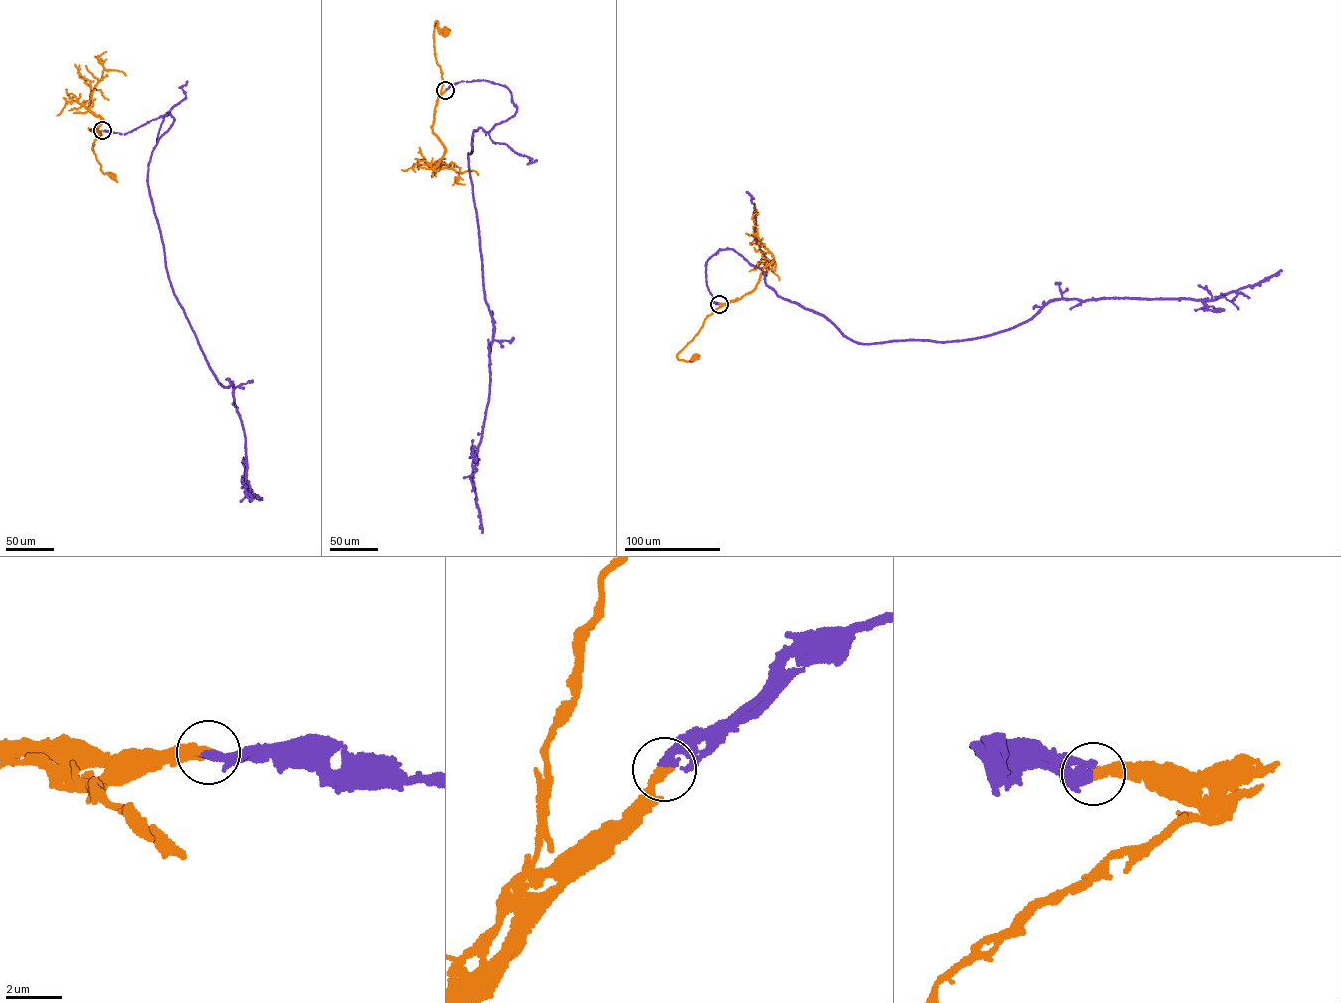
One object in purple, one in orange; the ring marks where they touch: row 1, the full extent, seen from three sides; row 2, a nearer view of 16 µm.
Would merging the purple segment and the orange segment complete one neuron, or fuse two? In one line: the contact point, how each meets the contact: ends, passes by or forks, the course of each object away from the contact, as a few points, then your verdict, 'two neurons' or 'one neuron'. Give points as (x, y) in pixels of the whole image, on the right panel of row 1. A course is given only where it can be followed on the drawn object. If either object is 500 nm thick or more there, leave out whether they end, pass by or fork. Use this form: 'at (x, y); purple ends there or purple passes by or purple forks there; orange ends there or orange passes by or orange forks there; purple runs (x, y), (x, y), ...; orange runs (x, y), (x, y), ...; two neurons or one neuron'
at (719, 304); purple ends there; orange ends there; purple runs (719, 303), (705, 265), (721, 249), (866, 344), (977, 338), (1061, 299), (1212, 300), (1282, 270); orange runs (719, 303), (722, 305), (705, 319), (693, 339), (677, 355), (678, 359), (686, 361), (692, 361), (694, 357); one neuron

